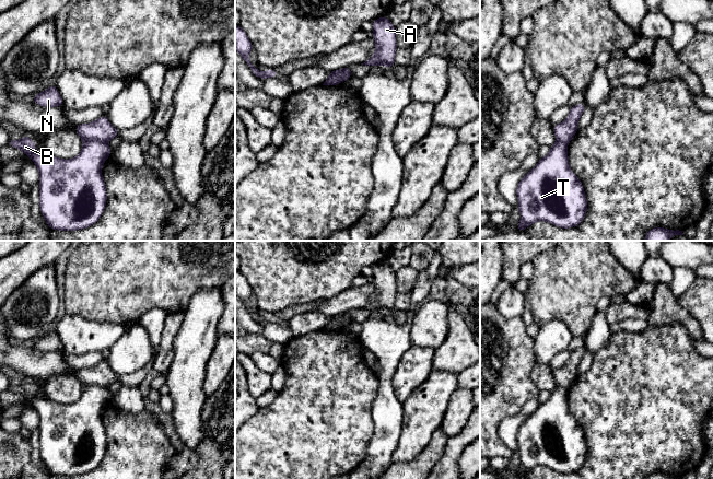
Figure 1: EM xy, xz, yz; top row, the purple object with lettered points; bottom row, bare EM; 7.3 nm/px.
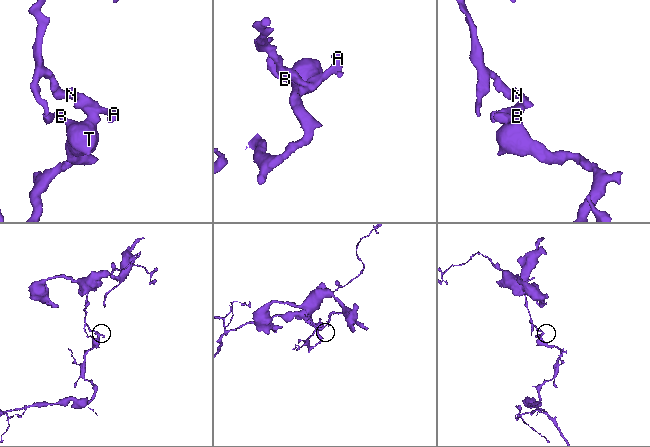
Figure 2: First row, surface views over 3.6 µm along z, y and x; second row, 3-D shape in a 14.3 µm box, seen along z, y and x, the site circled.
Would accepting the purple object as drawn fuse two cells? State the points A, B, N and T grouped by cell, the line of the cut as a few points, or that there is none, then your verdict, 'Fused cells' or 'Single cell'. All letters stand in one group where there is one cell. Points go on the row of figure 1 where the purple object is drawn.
Groups: A N / B T. Split along xy (106, 141), (86, 140), (83, 142). Fused cells

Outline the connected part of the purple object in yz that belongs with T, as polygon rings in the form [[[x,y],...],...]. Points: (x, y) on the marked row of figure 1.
[[[558,140],[550,148],[549,153],[545,157],[540,157],[537,165],[519,180],[516,188],[516,196],[518,200],[517,208],[521,213],[521,221],[516,226],[518,231],[525,231],[528,225],[538,221],[549,222],[561,229],[578,226],[587,211],[587,200],[583,184],[569,165],[568,144]]]

